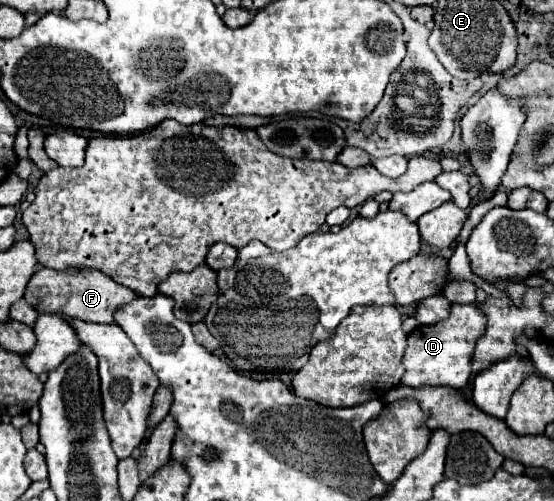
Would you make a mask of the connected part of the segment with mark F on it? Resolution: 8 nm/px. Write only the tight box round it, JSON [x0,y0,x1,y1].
[24,267,136,325]

